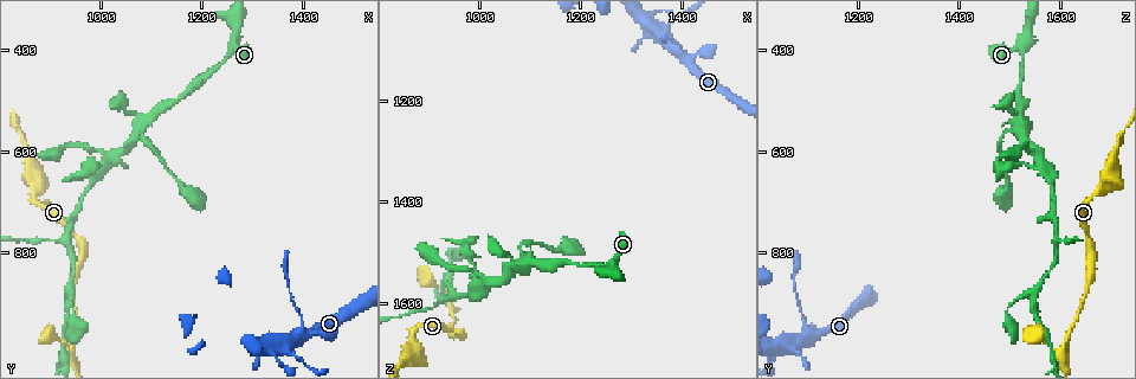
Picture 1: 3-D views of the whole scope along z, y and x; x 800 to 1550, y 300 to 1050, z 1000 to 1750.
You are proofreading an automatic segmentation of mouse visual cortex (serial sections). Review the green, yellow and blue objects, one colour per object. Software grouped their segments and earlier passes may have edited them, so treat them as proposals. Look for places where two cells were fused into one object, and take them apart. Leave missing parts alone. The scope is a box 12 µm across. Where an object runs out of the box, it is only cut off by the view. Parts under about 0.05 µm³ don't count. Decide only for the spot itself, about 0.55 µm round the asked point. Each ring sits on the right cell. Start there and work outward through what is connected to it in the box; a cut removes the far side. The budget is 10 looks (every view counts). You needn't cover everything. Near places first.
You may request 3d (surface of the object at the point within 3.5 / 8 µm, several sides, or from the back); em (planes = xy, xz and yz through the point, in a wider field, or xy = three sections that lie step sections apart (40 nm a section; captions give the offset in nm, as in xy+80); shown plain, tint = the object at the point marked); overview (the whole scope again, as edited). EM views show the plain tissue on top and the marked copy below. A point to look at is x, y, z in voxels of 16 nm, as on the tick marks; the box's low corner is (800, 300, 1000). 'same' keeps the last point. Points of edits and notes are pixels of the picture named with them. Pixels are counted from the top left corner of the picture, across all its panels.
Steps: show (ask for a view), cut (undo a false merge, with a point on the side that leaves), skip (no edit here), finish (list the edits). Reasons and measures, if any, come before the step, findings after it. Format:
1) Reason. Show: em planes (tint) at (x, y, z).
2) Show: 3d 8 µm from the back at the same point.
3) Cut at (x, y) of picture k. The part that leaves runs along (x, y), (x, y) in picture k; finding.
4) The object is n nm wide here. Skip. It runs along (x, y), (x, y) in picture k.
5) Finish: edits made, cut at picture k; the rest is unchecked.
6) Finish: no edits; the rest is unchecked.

Thin arm on a thick one. Show: 3d 8 µm from the back at (1090, 535, 1520).

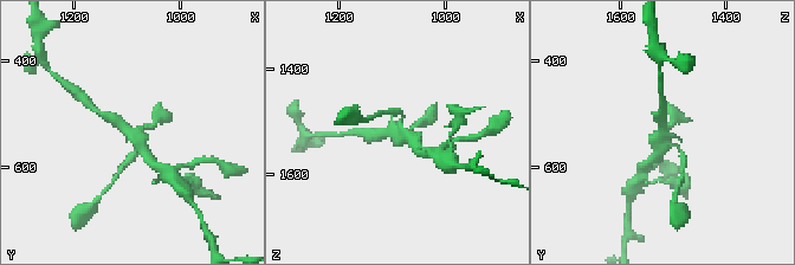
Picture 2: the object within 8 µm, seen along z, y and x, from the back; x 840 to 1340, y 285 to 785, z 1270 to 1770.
Show: 3d 3.5 µm at (1095, 540, 1525).

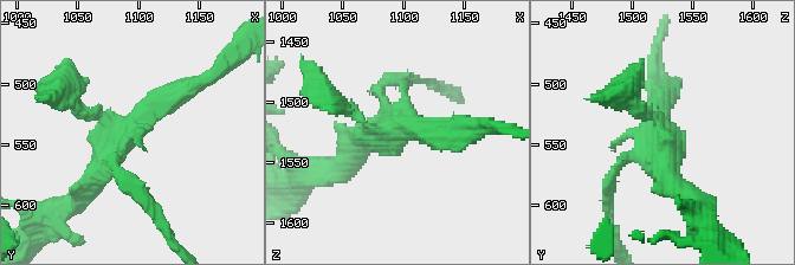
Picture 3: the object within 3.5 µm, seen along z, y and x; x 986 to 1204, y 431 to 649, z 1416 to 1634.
Show: em xy step 2 (tint) at (1092, 540, 1520).

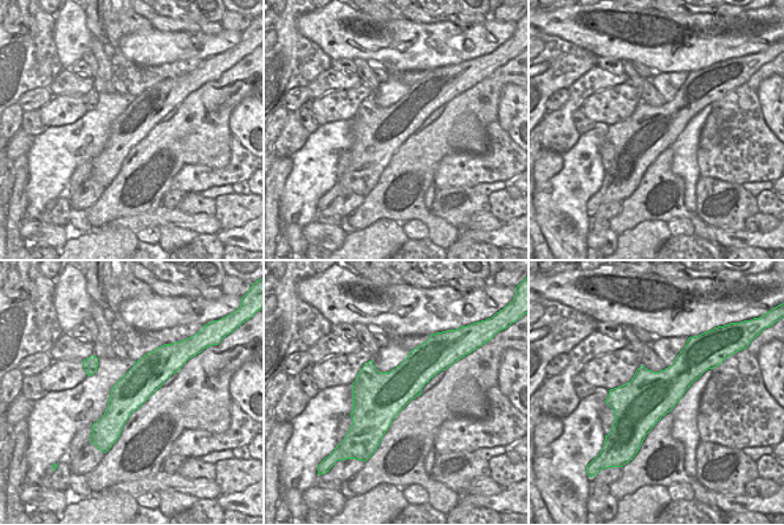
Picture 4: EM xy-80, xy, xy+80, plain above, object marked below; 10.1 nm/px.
Skip. It runs along (194, 86), (140, 120), (89, 188) in picture 3; continuous, no second cell.

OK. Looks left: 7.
Narrows sharply. Show: 3d 3.5 µm at (945, 985, 1605).

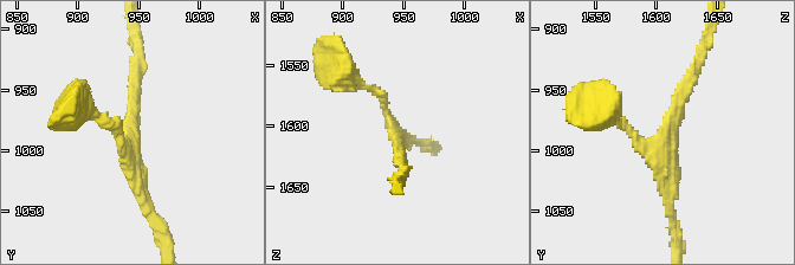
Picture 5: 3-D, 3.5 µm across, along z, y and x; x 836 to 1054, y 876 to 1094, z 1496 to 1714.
Show: em xy step 5 (tint) at (944, 986, 1606).

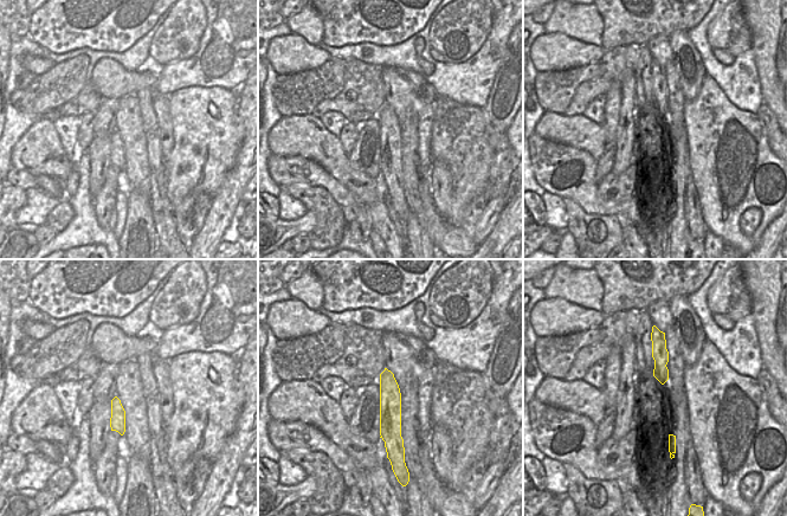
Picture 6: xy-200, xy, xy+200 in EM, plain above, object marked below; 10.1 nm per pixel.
The object is 220 nm wide here. Skip. It runs along (697, 64), (658, 143), (642, 143), (615, 115) in picture 5; one cell here.

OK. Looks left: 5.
Three-way junction. Show: 3d 8 µm at (930, 770, 1590).

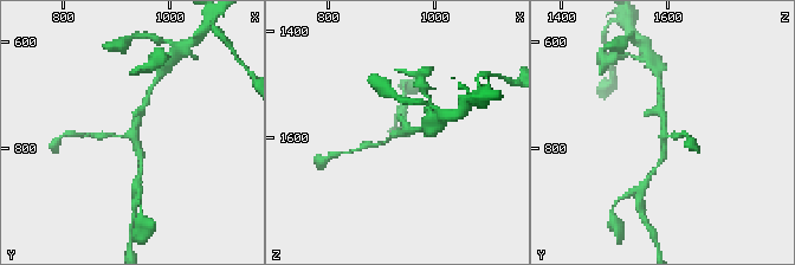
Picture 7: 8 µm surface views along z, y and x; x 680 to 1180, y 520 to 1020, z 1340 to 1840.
3 arms meet here; the arms are 150, 150, 200 nm wide. Show: em xy step 2 (tint) at (940, 765, 1590).

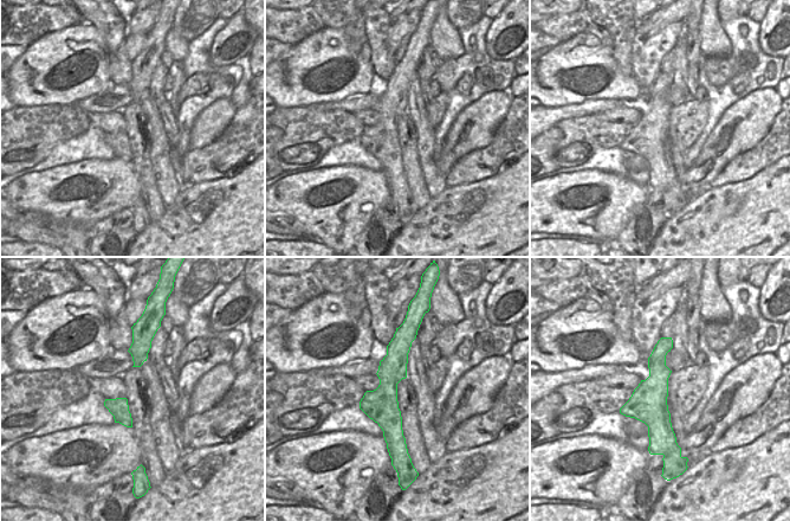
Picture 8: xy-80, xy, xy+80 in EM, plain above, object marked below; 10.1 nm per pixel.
Skip. It runs along (405, 339), (388, 380), (390, 441) in picture 8; one cell here.

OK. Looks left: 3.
Three-way junction. Show: 3d 3.5 µm at (945, 875, 1540).

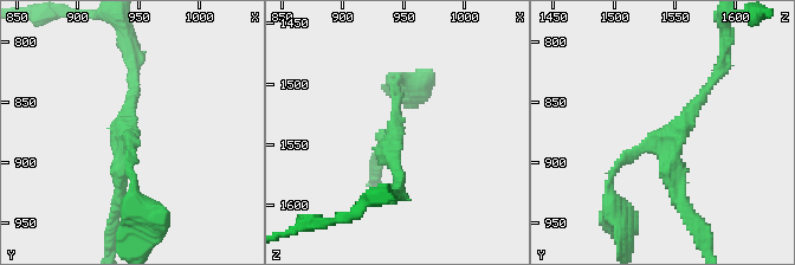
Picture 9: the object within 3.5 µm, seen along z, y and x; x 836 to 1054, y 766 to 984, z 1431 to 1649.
3 arms meet here; the arms are 100, 150, 200 nm wide. Show: em xy step 5 (tint) at (940, 878, 1548).

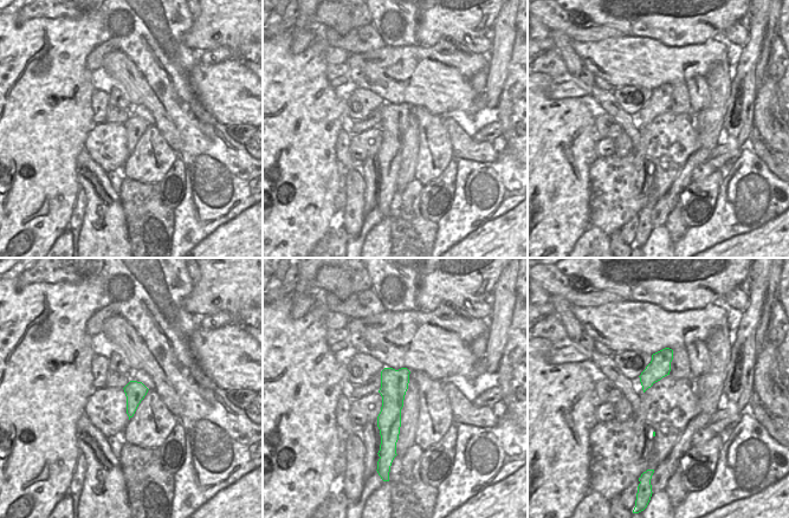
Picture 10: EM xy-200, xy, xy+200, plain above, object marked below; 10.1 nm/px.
Skip. It runs along (403, 370), (393, 387), (388, 441) in picture 10; all the same cell.

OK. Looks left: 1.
Finish: no edits; the rest is unchecked.

